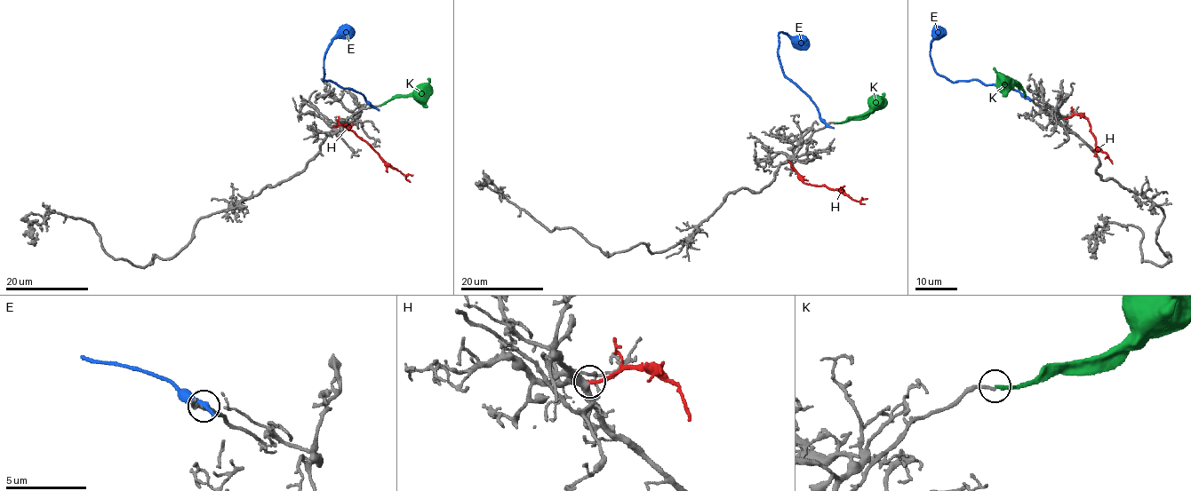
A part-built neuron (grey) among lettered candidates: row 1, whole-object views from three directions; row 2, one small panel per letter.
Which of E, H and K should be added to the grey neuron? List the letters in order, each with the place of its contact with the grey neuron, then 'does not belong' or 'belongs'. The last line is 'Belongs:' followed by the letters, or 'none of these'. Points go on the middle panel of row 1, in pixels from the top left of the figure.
E: (827, 125) | does not belong
H: (788, 161) | does not belong
K: (835, 122) | does not belong
Belongs: none of these

